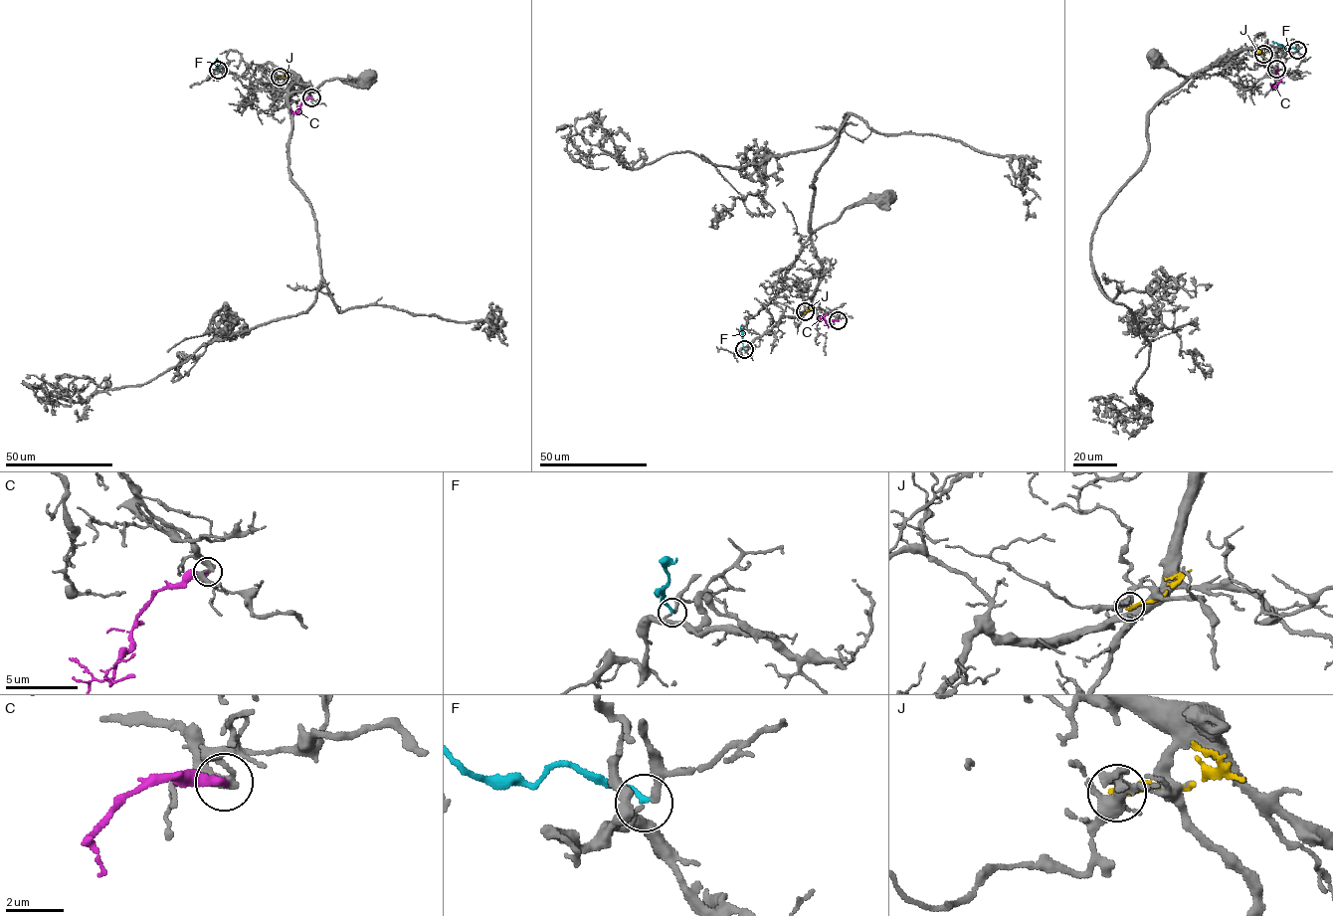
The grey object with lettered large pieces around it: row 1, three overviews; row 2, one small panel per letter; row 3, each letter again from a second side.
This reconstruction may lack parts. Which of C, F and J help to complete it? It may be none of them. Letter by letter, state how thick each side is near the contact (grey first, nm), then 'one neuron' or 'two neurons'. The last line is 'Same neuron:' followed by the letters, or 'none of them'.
C: calibres 320 and 340 nm; one neuron
F: calibres 170 and 180 nm; two neurons
J: calibres 360 and 280 nm; two neurons
Same neuron: C

